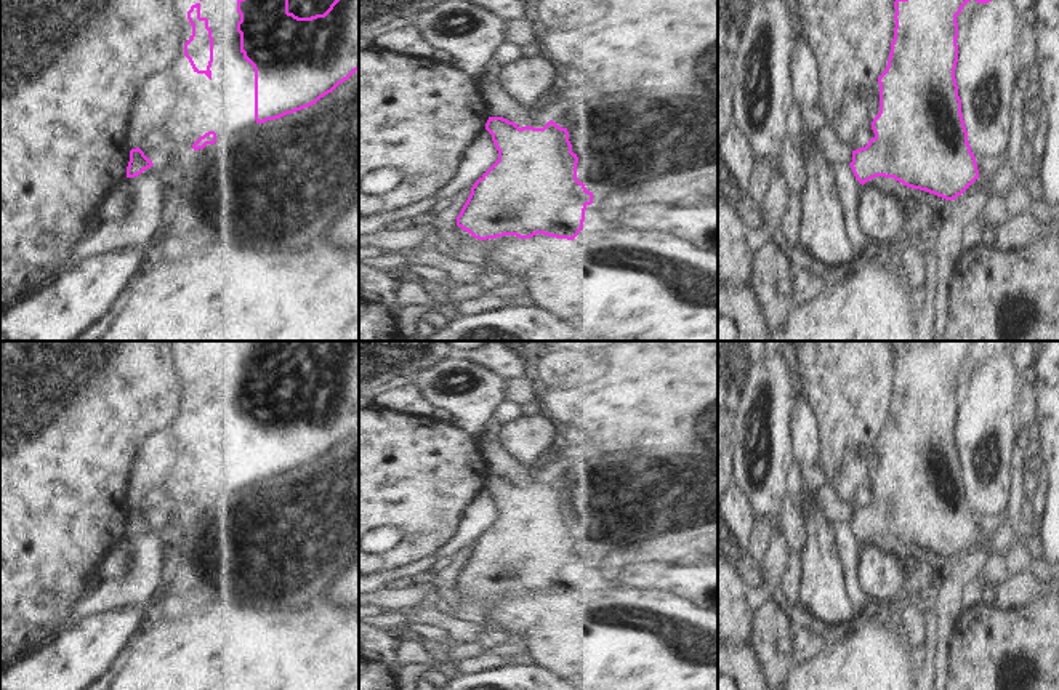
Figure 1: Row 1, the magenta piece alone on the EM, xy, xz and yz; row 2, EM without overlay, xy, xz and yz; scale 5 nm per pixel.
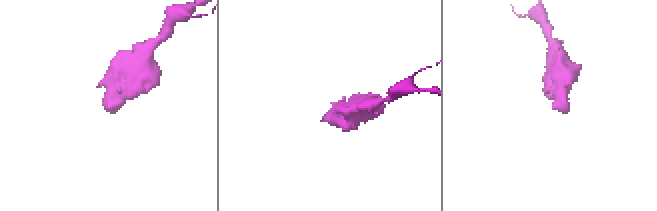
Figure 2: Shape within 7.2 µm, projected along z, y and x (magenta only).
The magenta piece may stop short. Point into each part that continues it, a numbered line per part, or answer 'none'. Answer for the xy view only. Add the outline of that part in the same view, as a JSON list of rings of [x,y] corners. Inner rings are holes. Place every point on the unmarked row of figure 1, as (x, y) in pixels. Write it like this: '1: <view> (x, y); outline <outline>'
1: xy (318, 356); outline [[[309,341],[292,362],[292,371],[298,376],[324,373],[343,351],[344,344],[341,341]]]

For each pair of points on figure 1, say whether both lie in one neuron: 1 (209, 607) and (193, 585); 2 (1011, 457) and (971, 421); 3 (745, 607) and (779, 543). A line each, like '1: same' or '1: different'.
1: different
2: same
3: same

